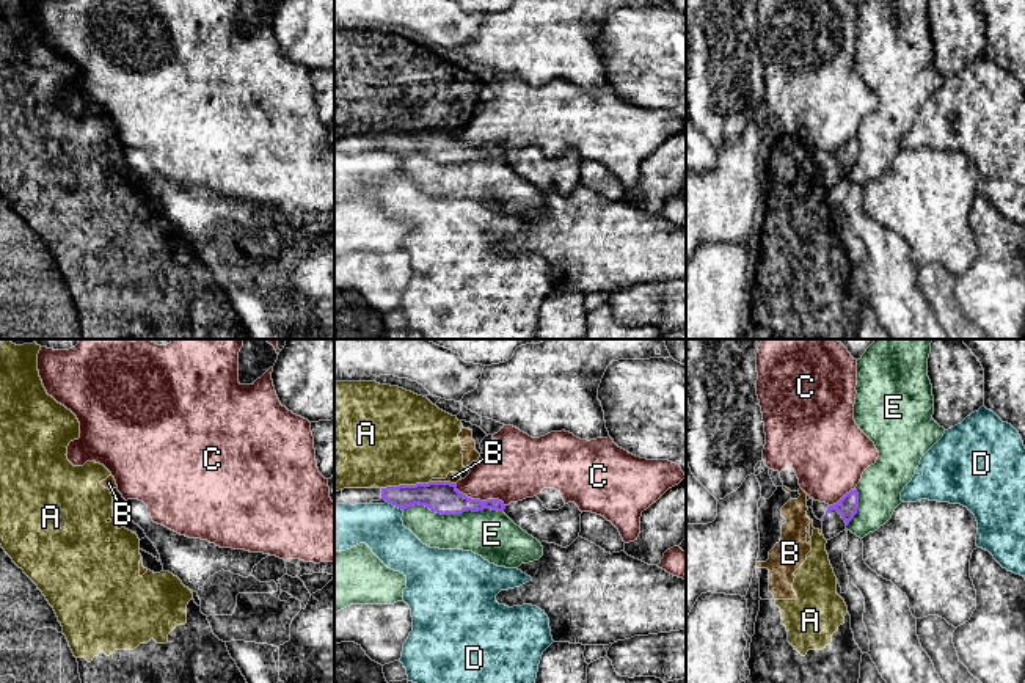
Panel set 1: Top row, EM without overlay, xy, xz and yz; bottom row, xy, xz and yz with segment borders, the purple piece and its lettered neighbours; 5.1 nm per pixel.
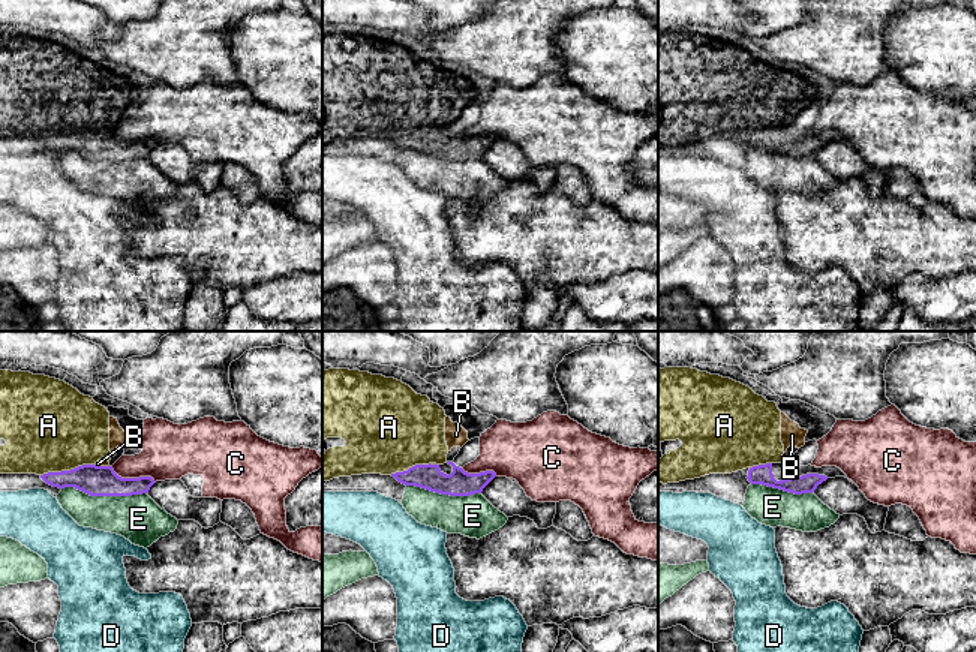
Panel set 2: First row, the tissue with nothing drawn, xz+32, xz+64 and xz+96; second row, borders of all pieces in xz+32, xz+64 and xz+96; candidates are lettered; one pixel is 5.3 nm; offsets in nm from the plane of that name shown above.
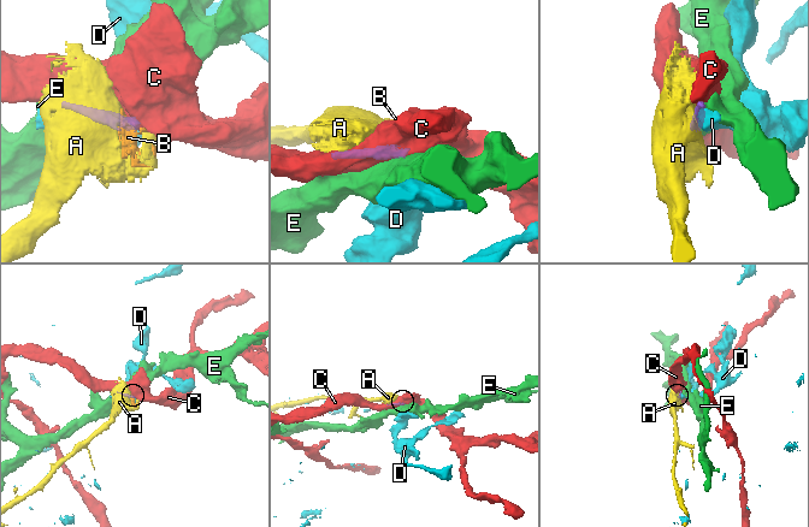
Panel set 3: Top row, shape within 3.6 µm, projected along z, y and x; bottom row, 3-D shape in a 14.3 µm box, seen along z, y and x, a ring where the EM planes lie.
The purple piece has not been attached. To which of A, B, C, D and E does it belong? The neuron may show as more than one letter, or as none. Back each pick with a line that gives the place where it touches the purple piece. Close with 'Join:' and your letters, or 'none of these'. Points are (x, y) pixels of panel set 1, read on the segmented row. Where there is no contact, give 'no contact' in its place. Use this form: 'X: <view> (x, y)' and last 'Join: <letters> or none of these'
Join: none of these

